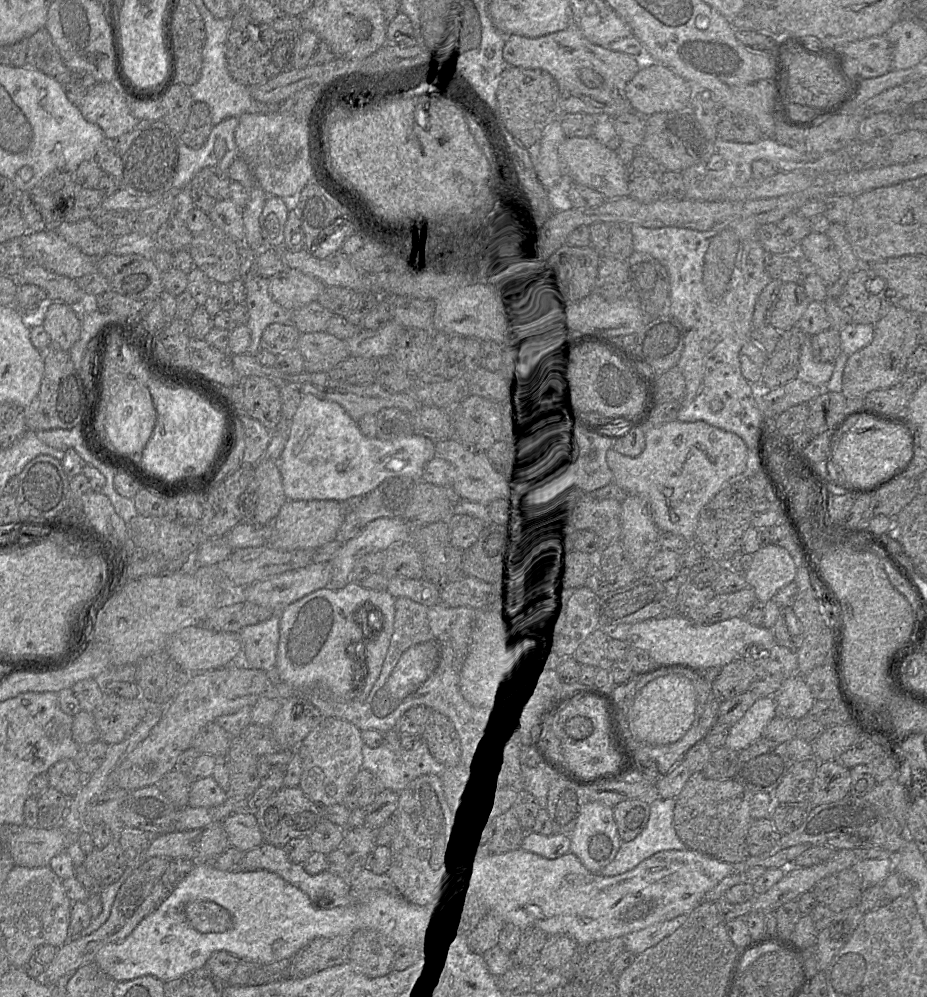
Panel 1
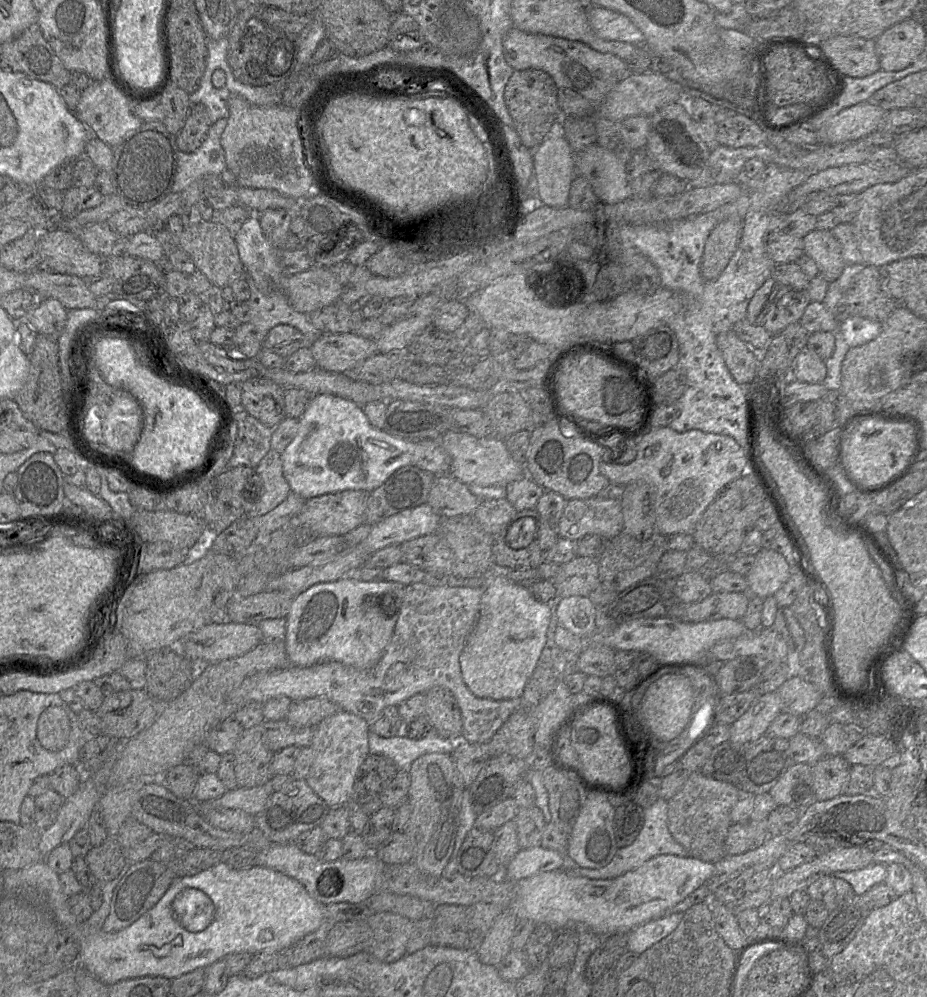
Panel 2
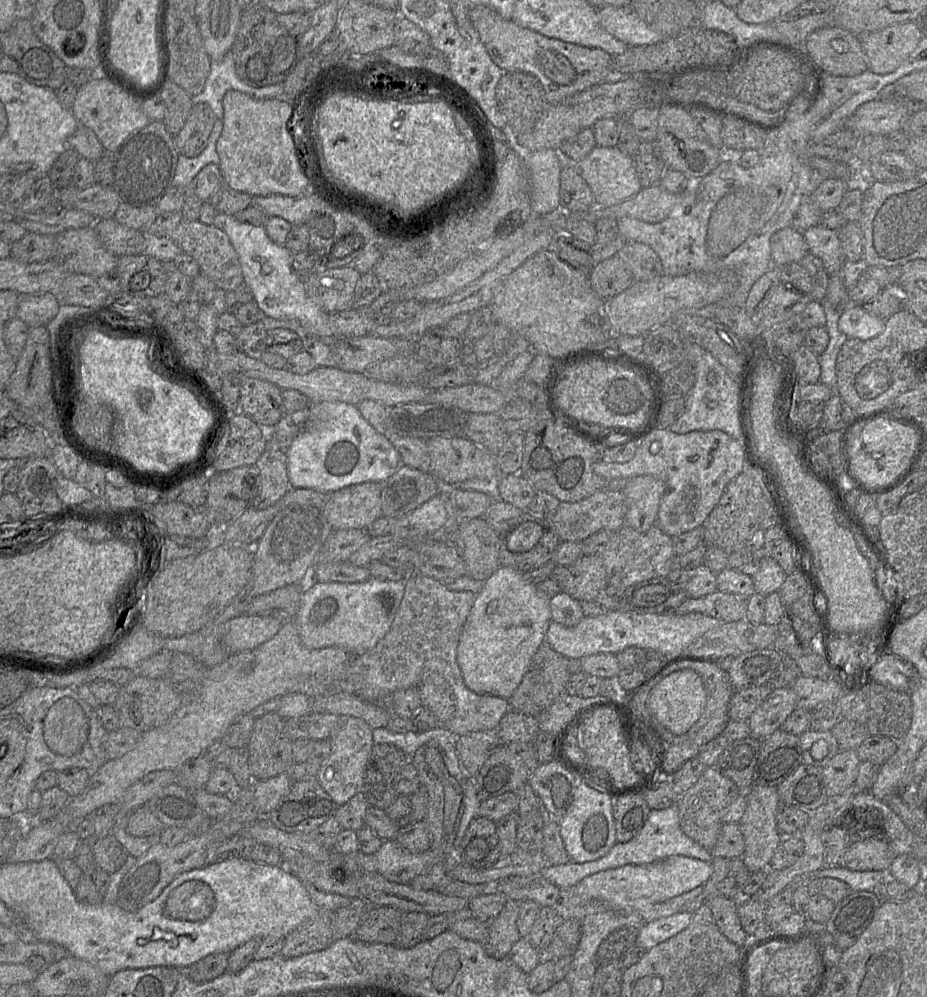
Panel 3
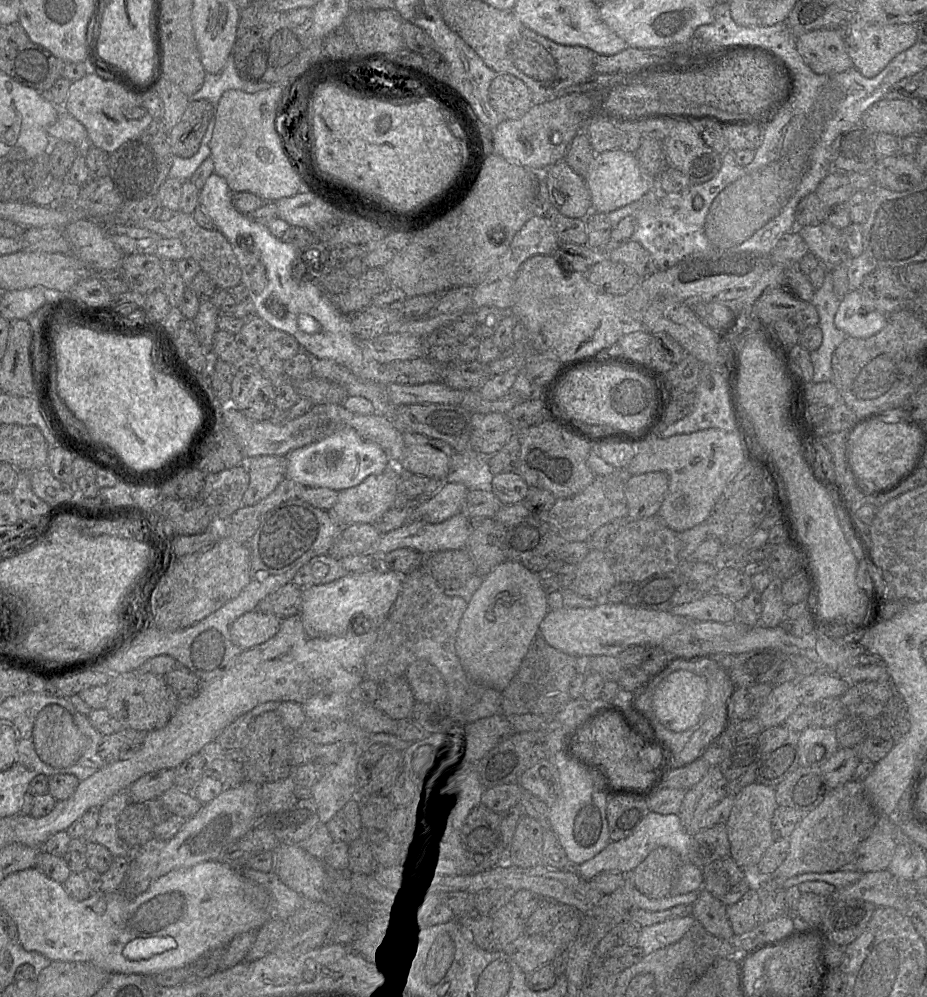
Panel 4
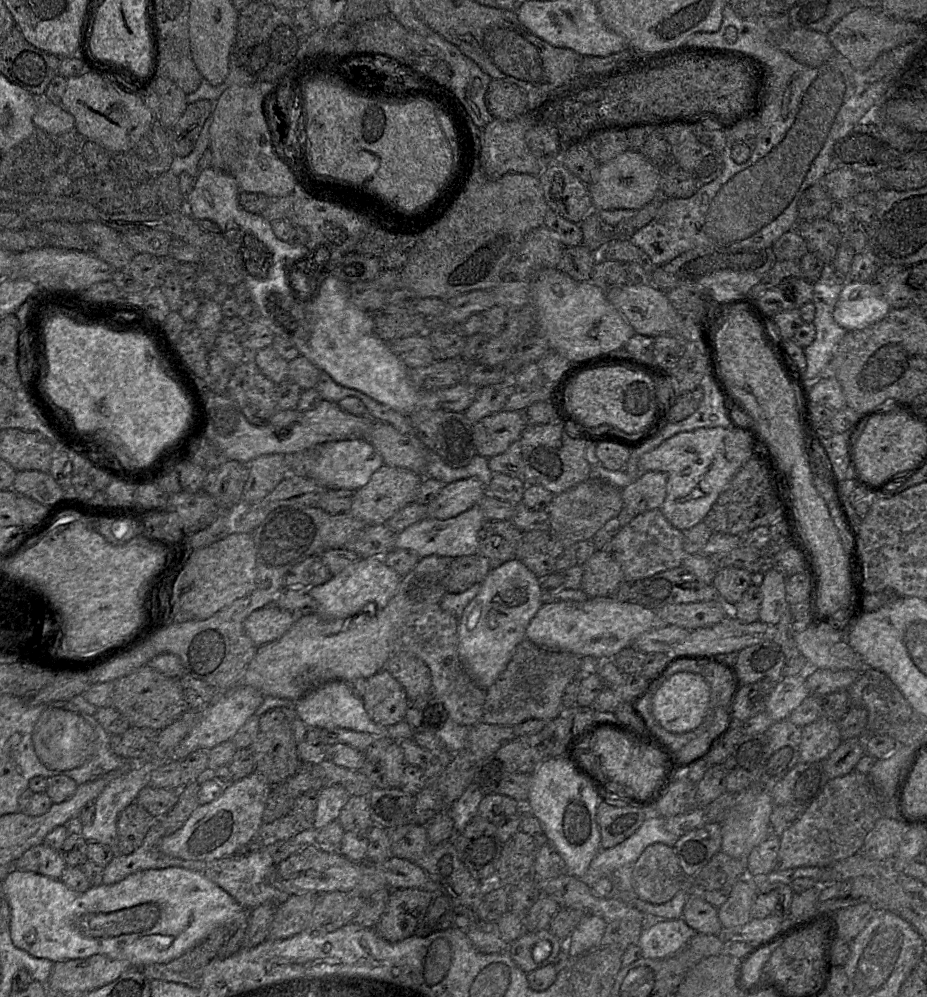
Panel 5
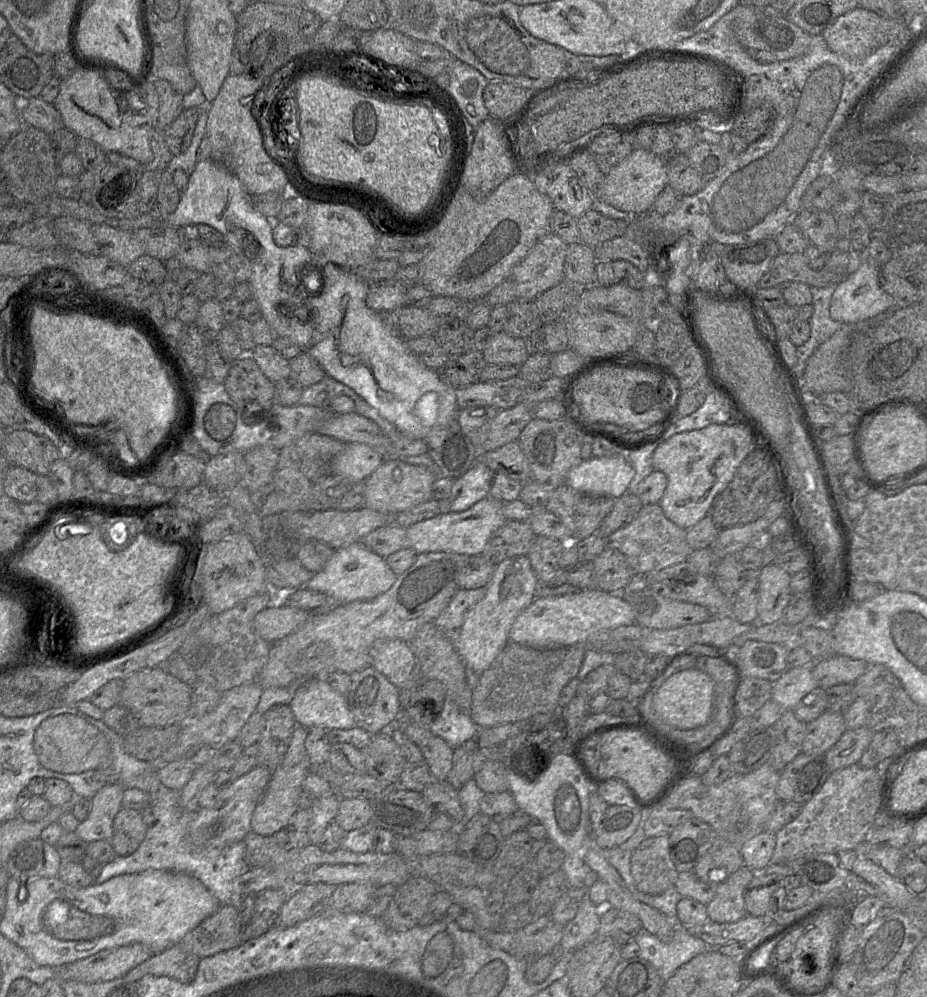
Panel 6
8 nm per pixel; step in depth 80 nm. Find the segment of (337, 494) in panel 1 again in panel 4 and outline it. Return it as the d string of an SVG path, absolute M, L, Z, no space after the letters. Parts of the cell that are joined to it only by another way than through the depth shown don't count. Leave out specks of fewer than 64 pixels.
M350 427L340 428L310 445L287 455L286 477L305 487L324 487L340 491L359 485L370 475L393 465L389 454L377 444L363 439Z

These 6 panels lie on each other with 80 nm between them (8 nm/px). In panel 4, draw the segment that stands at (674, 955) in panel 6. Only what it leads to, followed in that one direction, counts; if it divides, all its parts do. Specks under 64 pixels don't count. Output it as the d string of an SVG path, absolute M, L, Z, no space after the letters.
M690 914L683 917L677 917L659 922L650 926L642 927L640 930L640 937L638 945L643 948L646 954L650 954L653 951L664 948L679 941L685 933L696 923L696 919Z

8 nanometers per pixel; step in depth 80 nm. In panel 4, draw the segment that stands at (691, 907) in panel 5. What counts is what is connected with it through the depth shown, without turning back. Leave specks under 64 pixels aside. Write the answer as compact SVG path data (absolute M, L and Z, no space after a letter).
M706 889L698 891L698 898L692 904L691 915L706 931L734 944L736 935L727 917L727 906Z

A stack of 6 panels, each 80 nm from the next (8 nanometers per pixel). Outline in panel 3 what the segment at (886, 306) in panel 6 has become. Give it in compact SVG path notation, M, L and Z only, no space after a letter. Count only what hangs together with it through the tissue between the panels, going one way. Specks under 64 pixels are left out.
M850 304L840 314L839 329L847 338L868 340L878 336L885 328L885 320Z

